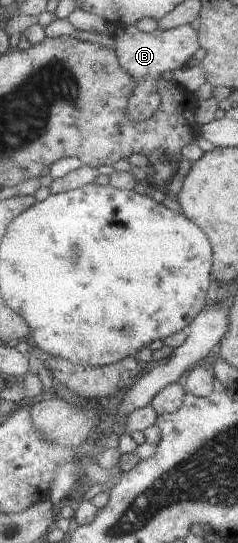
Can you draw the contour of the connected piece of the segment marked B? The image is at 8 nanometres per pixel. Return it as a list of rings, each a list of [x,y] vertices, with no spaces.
[[[122,25],[117,27],[114,41],[114,49],[122,62],[122,67],[136,79],[136,89],[129,101],[129,113],[137,121],[150,119],[162,105],[163,98],[159,89],[162,73],[174,73],[176,70],[185,69],[190,57],[201,47],[199,33],[190,25],[154,32],[140,31],[135,25]]]

